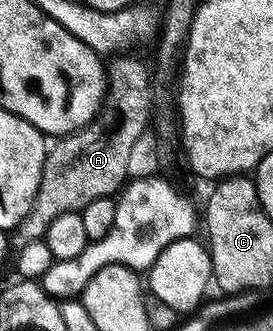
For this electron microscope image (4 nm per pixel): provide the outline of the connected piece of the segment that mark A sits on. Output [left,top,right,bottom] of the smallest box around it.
[19,57,151,239]

